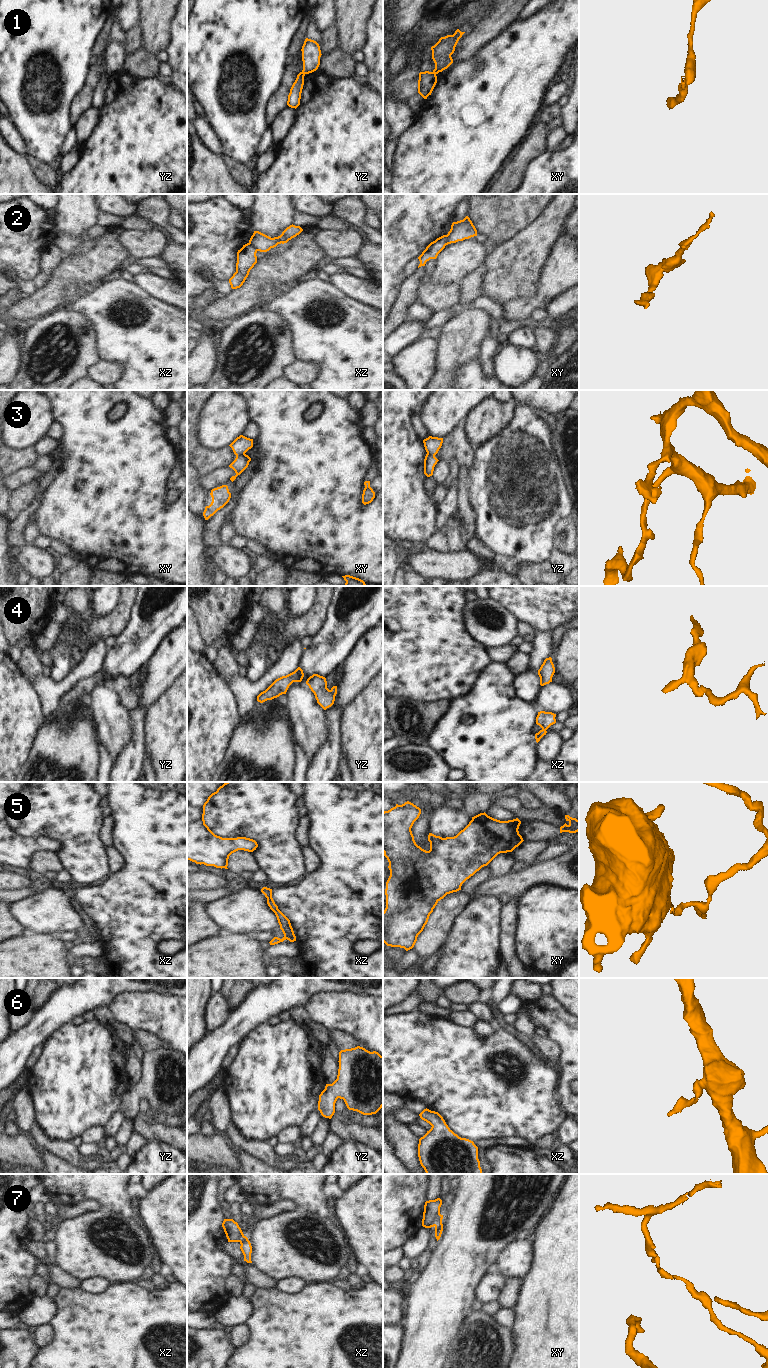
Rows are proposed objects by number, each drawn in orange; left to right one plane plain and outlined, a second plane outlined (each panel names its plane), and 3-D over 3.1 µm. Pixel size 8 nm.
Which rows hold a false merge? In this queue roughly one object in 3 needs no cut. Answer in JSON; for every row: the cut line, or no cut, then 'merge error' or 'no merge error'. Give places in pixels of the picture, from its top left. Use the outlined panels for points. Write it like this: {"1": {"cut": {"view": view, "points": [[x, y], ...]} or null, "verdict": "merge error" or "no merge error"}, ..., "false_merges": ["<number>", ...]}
{"1": {"cut": {"view": "xy", "points": [[433, 71], [436, 73]]}, "verdict": "merge error"}, "2": {"cut": {"view": "xy", "points": [[445, 235], [446, 244]]}, "verdict": "merge error"}, "3": {"cut": {"view": "xy", "points": [[244, 453], [236, 456]]}, "verdict": "merge error"}, "4": {"cut": {"view": "xz", "points": [[542, 728], [545, 730]]}, "verdict": "merge error"}, "5": {"cut": {"view": "xz", "points": [[227, 861], [224, 867]]}, "verdict": "merge error"}, "6": {"cut": null, "verdict": "no merge error"}, "7": {"cut": {"view": "xy", "points": [[440, 1214], [435, 1226]]}, "verdict": "merge error"}, "false_merges": ["1", "2", "3", "4", "5", "7"]}

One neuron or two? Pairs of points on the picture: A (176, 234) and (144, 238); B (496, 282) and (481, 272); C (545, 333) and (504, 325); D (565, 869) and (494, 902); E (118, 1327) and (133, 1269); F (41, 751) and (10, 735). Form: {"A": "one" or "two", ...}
{"A": "two", "B": "two", "C": "one", "D": "two", "E": "two", "F": "two"}

